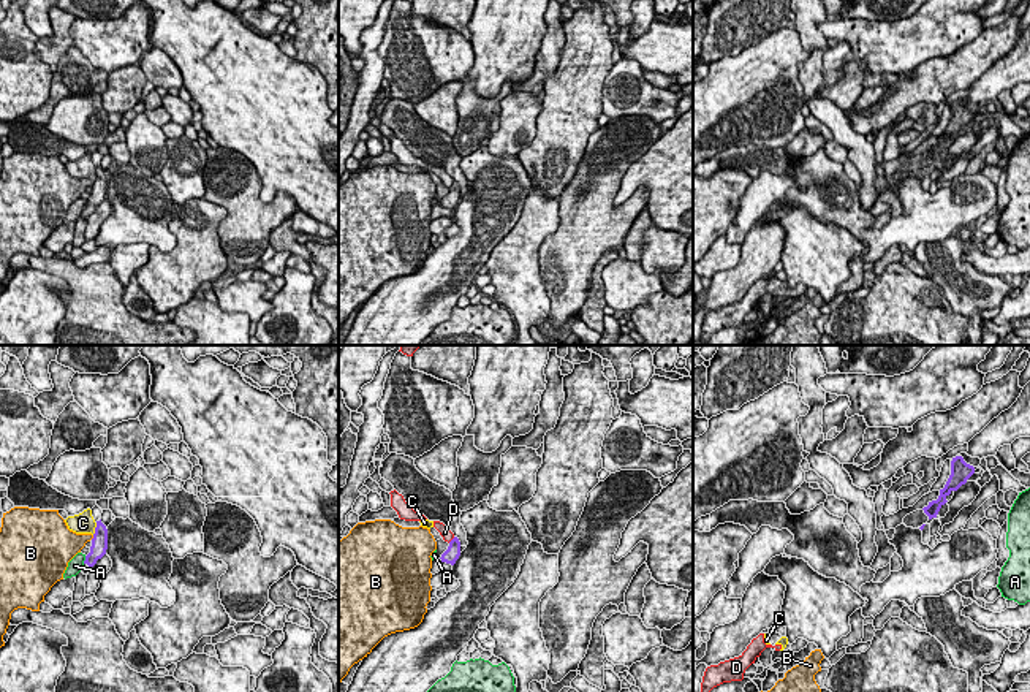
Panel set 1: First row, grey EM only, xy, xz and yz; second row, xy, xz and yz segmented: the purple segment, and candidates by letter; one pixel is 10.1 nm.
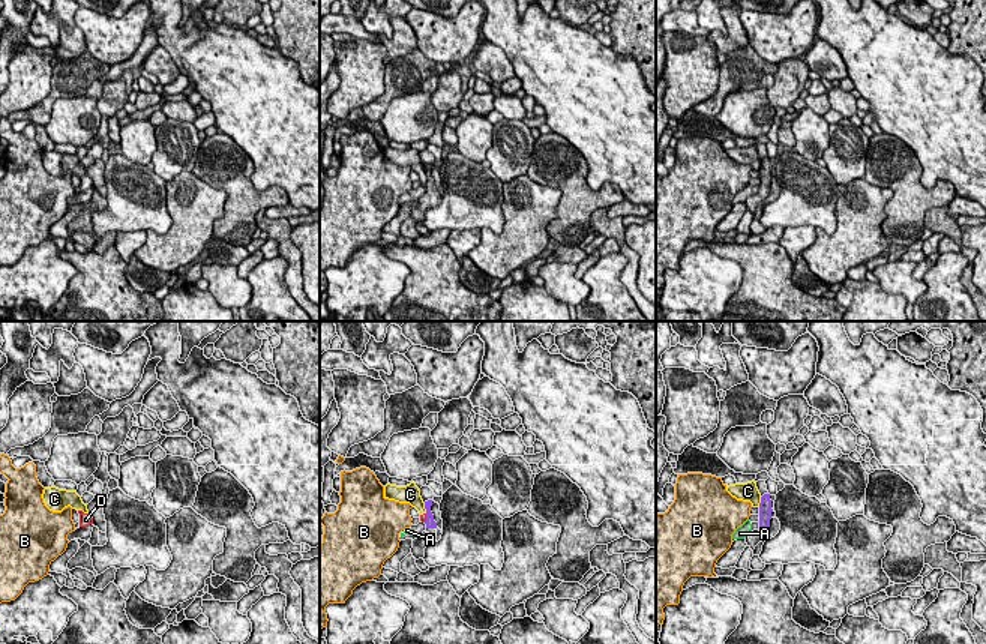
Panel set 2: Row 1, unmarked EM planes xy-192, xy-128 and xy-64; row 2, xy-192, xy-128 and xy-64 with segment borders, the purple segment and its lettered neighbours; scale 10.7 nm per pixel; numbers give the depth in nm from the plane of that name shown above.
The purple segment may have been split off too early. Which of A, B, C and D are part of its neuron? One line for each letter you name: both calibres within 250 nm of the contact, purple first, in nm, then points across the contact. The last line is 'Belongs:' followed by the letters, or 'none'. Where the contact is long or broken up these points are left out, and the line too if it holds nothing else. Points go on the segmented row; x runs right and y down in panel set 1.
Belongs: none

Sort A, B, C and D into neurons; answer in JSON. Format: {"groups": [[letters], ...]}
{"groups": [["A"], ["B"], ["C", "D"]]}

